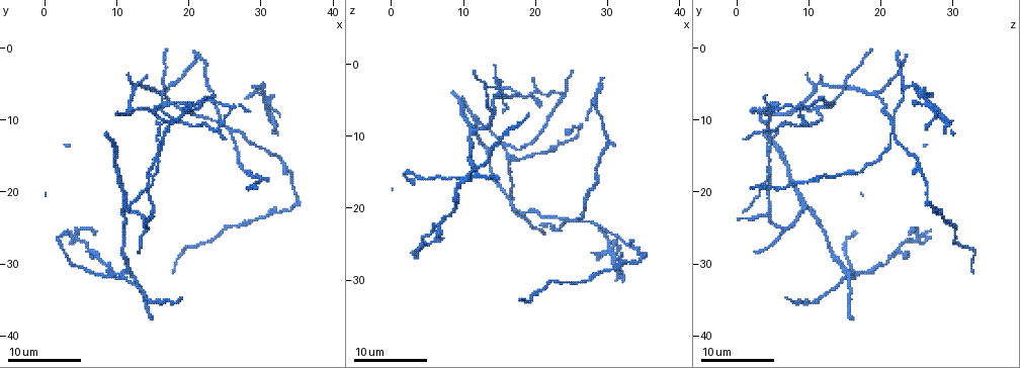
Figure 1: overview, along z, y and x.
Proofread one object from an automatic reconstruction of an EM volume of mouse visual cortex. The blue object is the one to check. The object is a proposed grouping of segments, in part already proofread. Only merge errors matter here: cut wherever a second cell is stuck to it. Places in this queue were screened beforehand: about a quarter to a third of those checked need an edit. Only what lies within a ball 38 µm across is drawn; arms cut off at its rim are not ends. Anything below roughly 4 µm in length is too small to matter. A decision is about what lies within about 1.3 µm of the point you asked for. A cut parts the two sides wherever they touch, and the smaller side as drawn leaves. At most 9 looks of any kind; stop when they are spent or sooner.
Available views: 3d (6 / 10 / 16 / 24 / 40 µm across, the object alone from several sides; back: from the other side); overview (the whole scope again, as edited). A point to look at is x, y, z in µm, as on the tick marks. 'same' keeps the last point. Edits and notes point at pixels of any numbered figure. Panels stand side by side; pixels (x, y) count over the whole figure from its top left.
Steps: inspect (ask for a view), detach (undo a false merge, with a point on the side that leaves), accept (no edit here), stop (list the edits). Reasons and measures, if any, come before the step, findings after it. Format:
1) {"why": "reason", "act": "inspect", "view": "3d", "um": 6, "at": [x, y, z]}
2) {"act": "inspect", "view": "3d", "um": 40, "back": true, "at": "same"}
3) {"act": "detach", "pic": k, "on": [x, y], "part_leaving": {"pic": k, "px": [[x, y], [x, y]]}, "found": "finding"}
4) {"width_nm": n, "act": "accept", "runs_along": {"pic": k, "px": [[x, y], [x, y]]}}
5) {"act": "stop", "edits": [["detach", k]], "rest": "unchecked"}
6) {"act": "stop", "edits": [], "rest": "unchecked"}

{"act": "inspect", "view": "3d", "um": 16, "at": [16.5, 6.5, 19.5]}

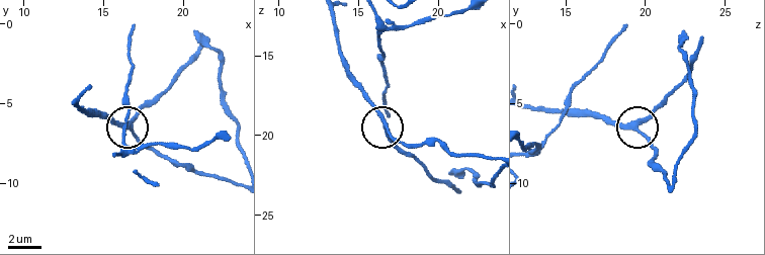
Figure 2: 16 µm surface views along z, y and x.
{"width_nm": 250, "act": "accept", "found": "all the same cell"}

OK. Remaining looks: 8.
{"why": "branch point", "act": "inspect", "view": "3d", "um": 6, "at": [14.0, 25.0, 6.5]}

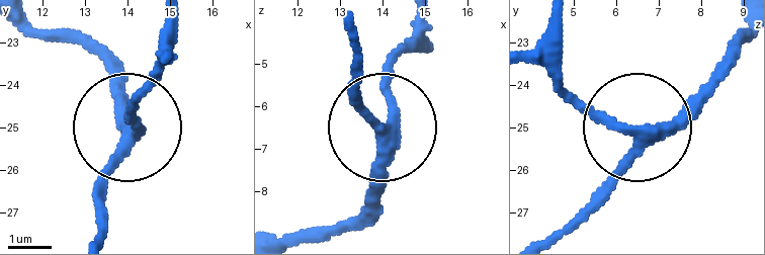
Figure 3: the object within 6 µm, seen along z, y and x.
{"why": "other side", "act": "inspect", "view": "3d", "um": 6, "back": true, "at": [14.15, 25.15, 6.40]}

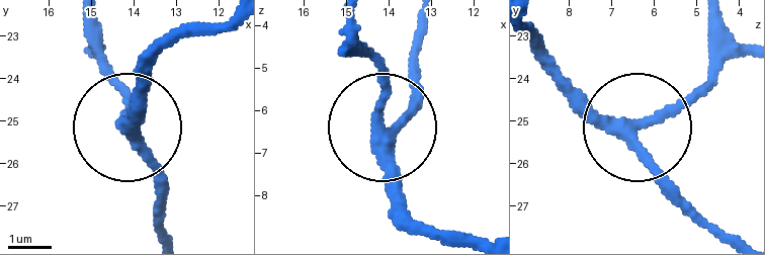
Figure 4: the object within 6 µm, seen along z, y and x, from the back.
{"side_arm_um": 6, "arms": 3, "act": "accept", "found": "continuous, no second cell"}

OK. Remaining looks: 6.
{"act": "inspect", "view": "3d", "um": 10, "at": [11.5, 22.5, 9.5]}

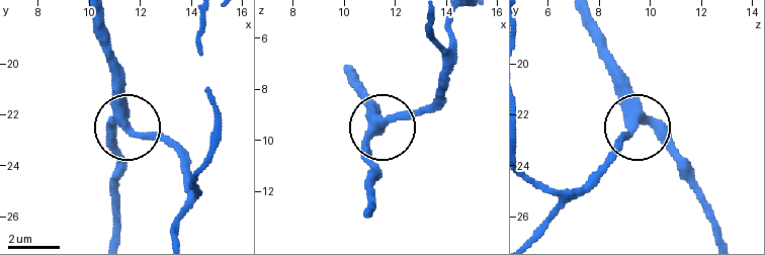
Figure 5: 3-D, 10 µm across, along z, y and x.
{"side_arm_um": 31, "arms": 3, "act": "accept", "found": "one cell here"}

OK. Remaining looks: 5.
{"why": "arms part here", "act": "inspect", "view": "3d", "um": 6, "at": [16.0, 8.5, 11.0]}

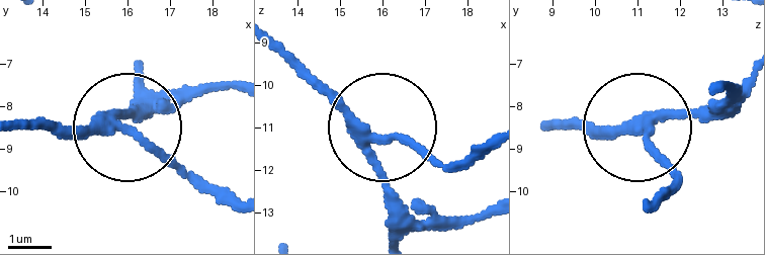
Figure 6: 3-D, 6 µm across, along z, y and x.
{"arms": 3, "act": "accept", "found": "continuous, no second cell"}

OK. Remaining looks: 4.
{"act": "stop", "edits": [], "rest": "unchecked"}

